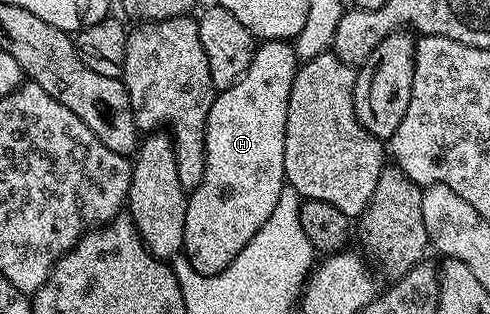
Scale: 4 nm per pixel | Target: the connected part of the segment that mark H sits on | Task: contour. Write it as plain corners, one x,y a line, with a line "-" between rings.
268,40
259,43
255,47
254,57
246,73
231,88
218,92
214,97
212,106
208,110
208,122
206,123
206,165
204,166
204,178
200,182
200,186
196,186
189,193
186,201
184,242
182,243
184,254
190,259
190,265
202,276
211,276
217,272
223,272
234,261
236,254
240,254
240,250
244,250
244,246
248,246
248,242
252,242
256,230
260,230
260,226
264,226
264,222
268,218
272,218
272,210
276,206
276,198
280,198
283,188
287,187
286,171
284,170
284,138
286,137
286,123
288,122
288,98
292,90
294,75
298,72
299,67
300,61
294,52
293,43
284,40

